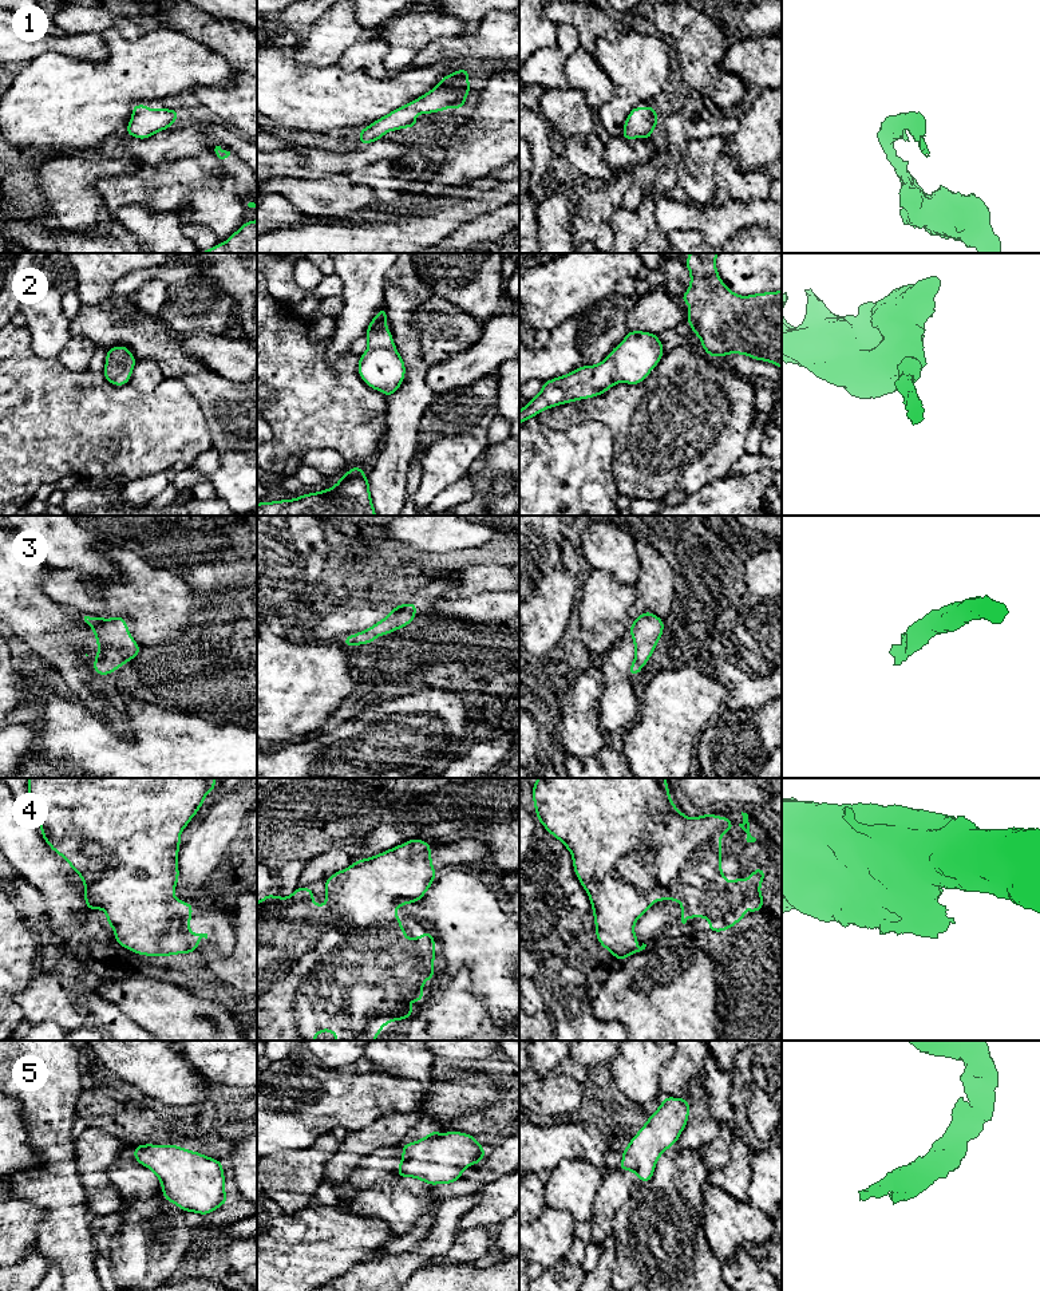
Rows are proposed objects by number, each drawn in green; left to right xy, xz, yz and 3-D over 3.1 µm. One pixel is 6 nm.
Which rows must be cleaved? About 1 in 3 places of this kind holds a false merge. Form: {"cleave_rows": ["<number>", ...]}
{"cleave_rows": []}

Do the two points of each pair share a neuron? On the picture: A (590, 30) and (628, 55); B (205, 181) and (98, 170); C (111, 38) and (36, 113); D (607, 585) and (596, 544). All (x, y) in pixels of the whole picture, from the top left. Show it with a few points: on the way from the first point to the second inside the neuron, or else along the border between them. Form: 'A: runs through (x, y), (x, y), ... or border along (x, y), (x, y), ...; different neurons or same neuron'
A: border along (627, 26), (612, 40), (600, 38), (593, 52); different neurons
B: border along (138, 173), (105, 177), (102, 180); different neurons
C: runs through (111, 62), (68, 105), (60, 105); same neuron
D: border along (590, 568), (605, 569), (623, 583), (631, 585); different neurons

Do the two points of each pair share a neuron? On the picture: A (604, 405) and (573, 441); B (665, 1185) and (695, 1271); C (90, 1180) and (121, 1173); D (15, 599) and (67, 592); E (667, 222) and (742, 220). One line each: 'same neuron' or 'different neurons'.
A: different neurons
B: same neuron
C: different neurons
D: different neurons
E: same neuron

